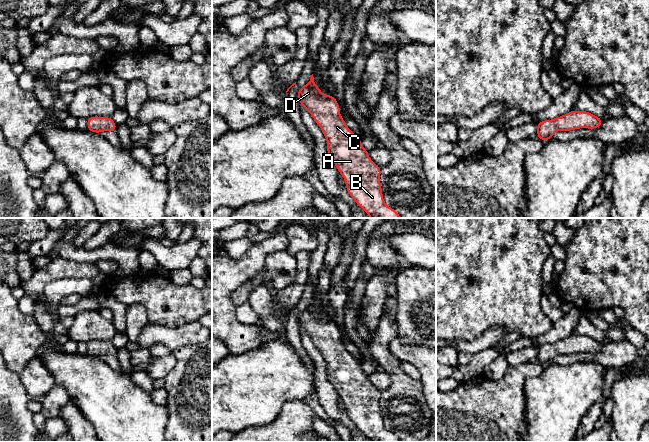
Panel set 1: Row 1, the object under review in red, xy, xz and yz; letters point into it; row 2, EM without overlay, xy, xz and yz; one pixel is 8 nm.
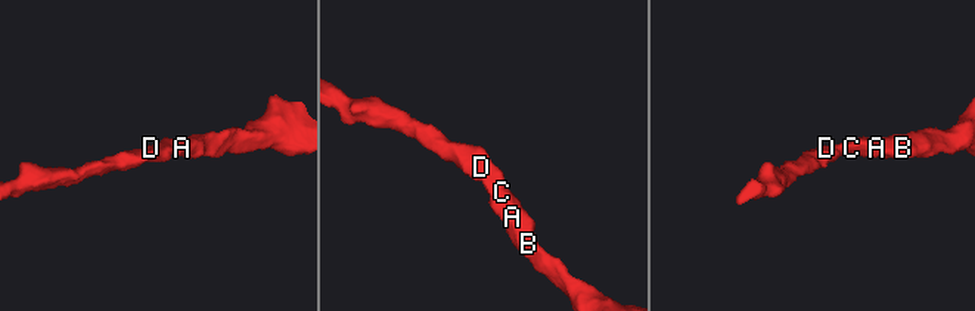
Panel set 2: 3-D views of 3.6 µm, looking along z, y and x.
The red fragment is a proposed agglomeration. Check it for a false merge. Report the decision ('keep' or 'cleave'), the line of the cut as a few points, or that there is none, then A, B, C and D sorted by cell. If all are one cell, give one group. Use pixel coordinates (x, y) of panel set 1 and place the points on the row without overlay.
keep; no cut; A B C D

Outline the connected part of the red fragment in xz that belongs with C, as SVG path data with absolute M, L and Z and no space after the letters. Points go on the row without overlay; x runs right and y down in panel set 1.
M313 298L308 307L299 312L297 320L301 332L306 332L320 350L327 364L328 380L343 400L347 416L356 428L370 442L401 442L385 428L380 407L381 392L370 383L361 363L340 340L335 321L320 315Z

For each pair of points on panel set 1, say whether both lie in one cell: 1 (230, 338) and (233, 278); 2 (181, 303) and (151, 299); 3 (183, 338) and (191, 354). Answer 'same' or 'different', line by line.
1: same
2: same
3: different

